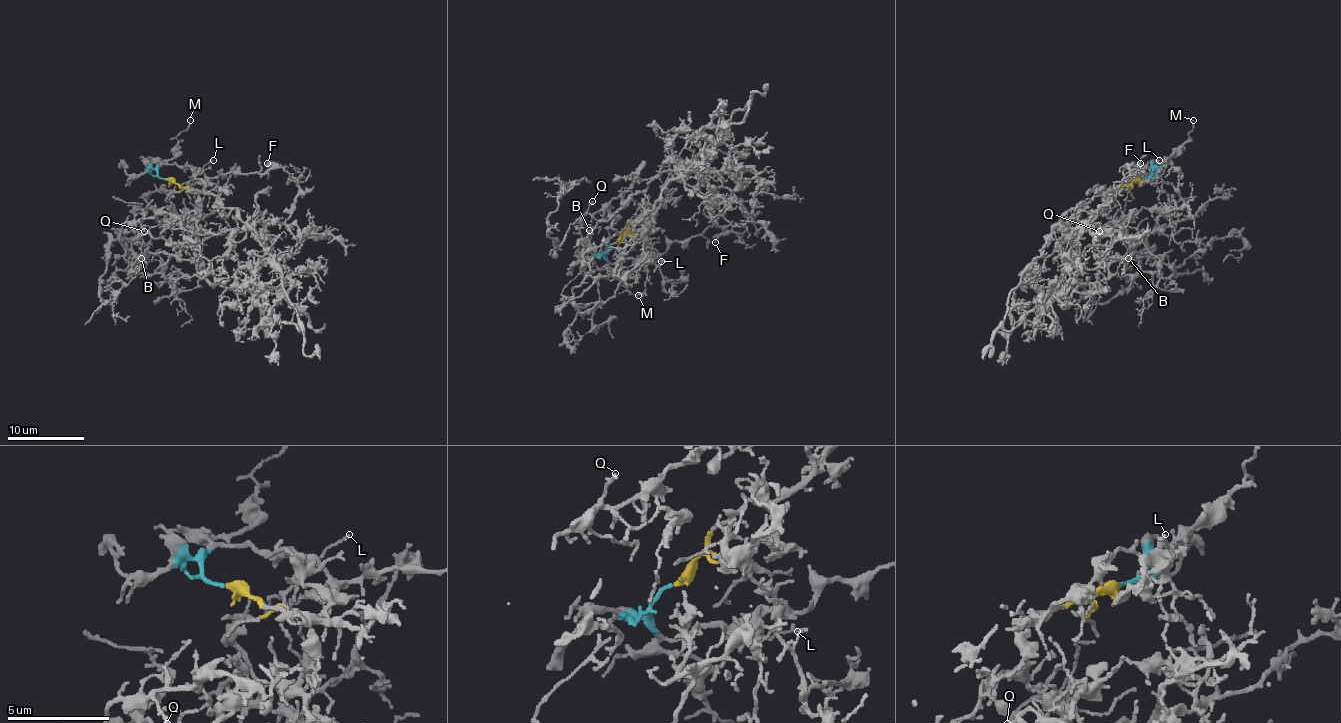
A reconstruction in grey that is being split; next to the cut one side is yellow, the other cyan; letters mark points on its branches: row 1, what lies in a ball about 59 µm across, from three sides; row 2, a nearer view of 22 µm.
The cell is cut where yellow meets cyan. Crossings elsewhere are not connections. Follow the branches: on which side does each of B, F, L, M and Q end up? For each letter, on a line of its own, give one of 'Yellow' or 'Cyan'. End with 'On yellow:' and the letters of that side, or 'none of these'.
B: Yellow
F: Cyan
L: Cyan
M: Cyan
Q: Yellow
On yellow: B, Q

